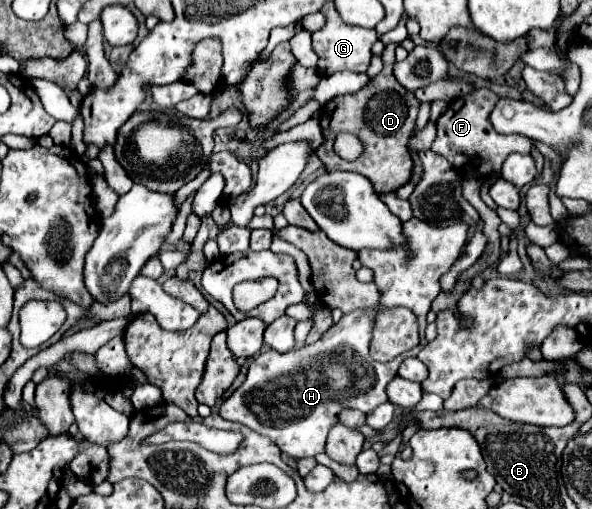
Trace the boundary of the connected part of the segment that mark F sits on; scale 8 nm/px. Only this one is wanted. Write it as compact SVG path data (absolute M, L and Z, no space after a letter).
M477 89L471 95L457 97L449 103L447 111L437 121L437 137L433 141L433 151L447 157L449 163L457 171L467 171L471 175L477 173L475 159L489 157L487 173L485 175L497 175L501 171L501 165L507 155L511 153L531 153L531 139L523 135L499 135L493 125L489 123L489 113L497 105L499 95L495 95L491 89Z

